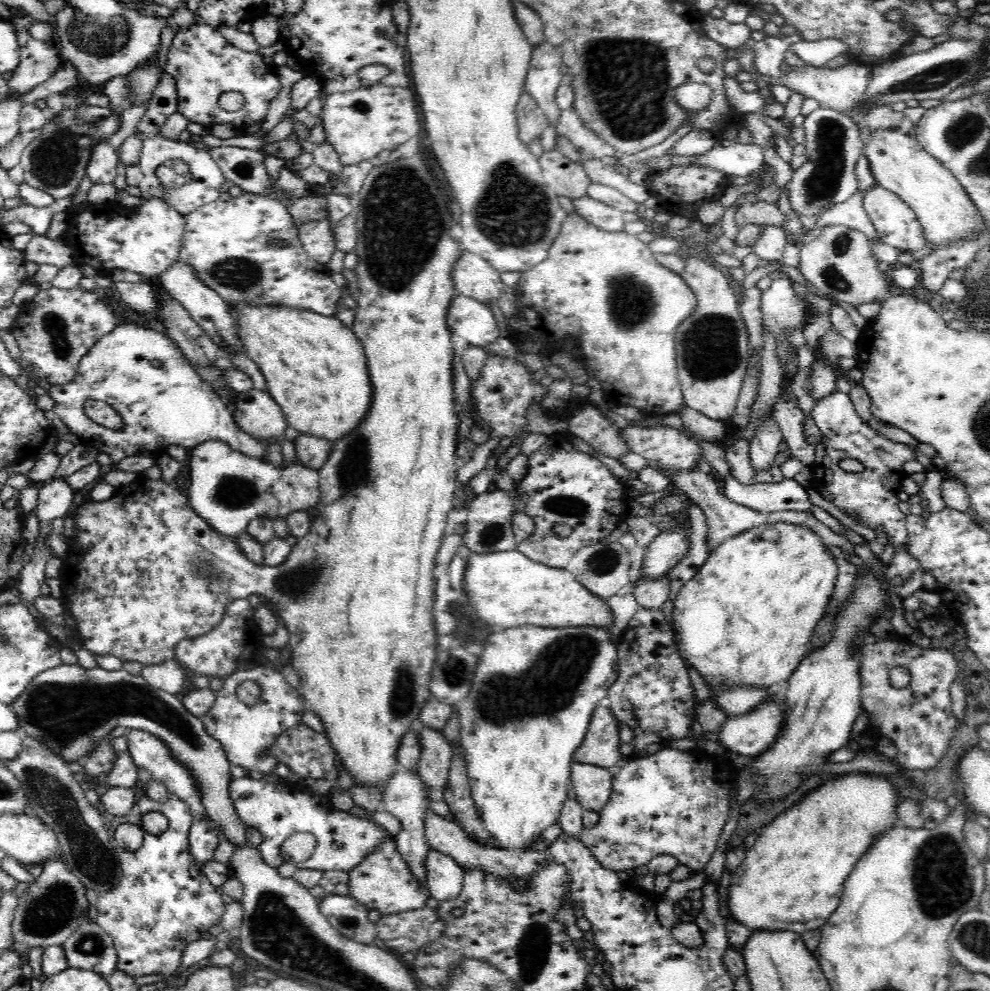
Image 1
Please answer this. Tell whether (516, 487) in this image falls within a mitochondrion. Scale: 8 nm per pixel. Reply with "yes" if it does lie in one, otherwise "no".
no

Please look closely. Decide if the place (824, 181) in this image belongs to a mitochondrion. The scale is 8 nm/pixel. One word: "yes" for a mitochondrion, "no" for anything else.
yes

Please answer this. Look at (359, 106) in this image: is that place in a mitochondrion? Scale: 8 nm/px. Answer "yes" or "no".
yes

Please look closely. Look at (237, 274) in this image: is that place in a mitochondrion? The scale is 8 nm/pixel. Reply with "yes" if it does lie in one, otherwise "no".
yes

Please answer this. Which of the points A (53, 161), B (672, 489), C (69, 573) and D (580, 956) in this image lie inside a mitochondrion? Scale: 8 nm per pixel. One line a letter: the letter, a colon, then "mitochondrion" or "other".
A: mitochondrion
B: other
C: other
D: other

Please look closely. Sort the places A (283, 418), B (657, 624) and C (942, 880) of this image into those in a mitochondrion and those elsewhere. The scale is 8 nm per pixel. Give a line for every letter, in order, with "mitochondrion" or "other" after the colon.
A: other
B: other
C: mitochondrion

